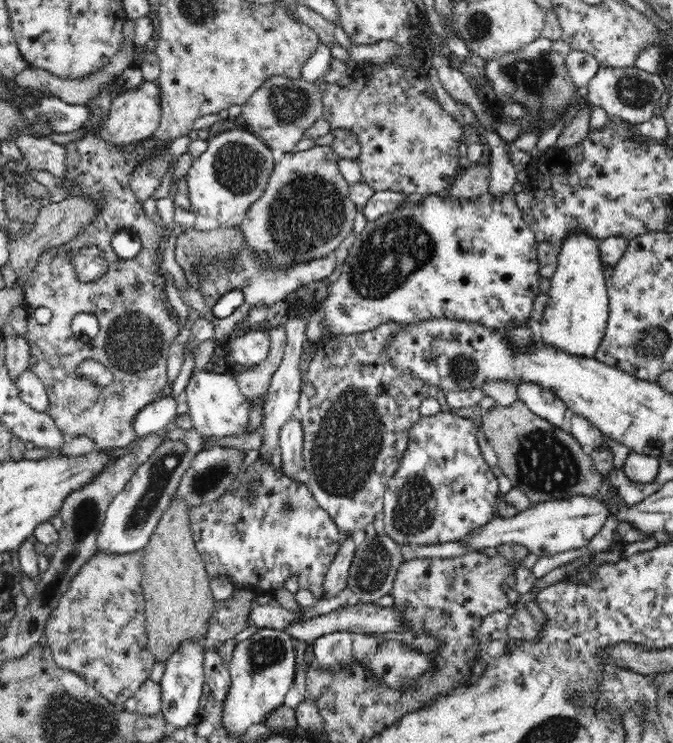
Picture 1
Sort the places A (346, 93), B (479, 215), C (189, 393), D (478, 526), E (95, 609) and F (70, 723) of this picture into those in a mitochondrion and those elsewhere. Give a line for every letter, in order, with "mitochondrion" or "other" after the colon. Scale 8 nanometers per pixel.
A: other
B: other
C: other
D: other
E: other
F: mitochondrion

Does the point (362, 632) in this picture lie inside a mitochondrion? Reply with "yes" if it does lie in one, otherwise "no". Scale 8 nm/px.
no

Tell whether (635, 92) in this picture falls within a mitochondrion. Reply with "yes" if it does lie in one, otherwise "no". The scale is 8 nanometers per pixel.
yes

